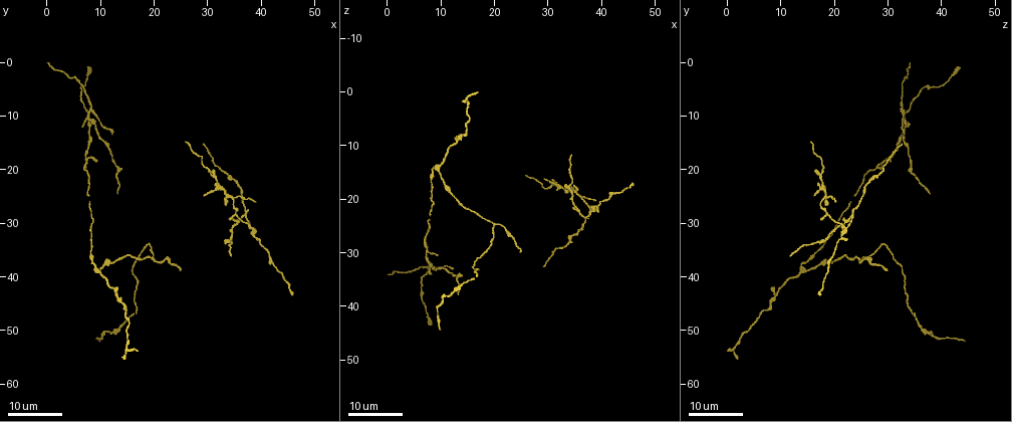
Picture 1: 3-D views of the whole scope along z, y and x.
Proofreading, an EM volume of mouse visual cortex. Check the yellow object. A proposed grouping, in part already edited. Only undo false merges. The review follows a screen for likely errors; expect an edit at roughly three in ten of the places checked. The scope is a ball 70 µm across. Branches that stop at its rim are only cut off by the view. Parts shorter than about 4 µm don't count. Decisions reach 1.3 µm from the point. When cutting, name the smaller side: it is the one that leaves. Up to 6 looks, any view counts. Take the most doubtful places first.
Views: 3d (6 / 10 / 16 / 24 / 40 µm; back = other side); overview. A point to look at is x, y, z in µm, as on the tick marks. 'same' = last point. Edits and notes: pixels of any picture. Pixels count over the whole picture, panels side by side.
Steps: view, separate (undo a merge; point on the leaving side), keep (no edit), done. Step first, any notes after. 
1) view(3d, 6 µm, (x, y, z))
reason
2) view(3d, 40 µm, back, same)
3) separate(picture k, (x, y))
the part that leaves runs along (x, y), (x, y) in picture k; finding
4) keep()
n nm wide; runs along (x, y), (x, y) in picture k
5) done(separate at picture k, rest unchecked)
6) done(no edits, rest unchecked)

view(3d, 16 µm, (37.5, 28.5, 23.5))
a fork

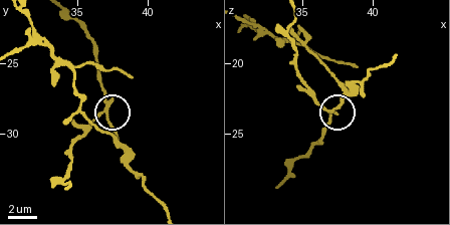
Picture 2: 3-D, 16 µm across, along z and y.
view(3d, 10 µm, (37.0, 28.6, 23.4))
zoom in

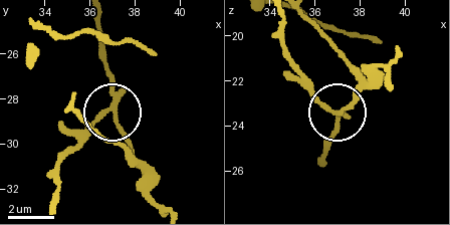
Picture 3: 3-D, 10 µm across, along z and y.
separate(picture 3, (87, 136))
3 arms; the part that leaves runs along (104, 109), (64, 156), (56, 200) in picture 3; a second neuron is stuck on

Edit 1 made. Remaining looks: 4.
view(3d, 24 µm, (19.5, 36.5, 25.0))
arms part here

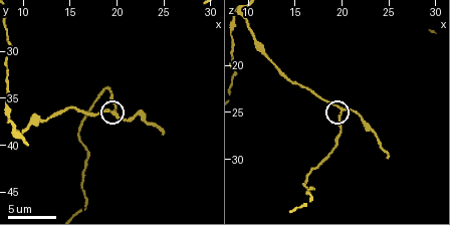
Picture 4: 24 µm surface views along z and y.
view(3d, 6 µm, (20.0, 37.0, 24.8))

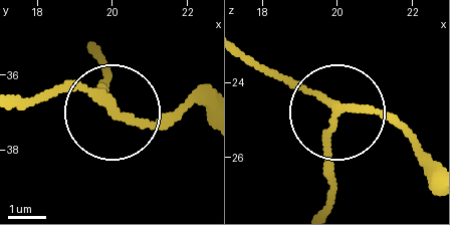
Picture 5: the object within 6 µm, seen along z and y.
keep()
side arm 9 µm; runs along (19, 97), (67, 87), (126, 117), (173, 117), (199, 100) in picture 5; one neuron here

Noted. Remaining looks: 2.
done(separate at picture 3, rest unchecked)

